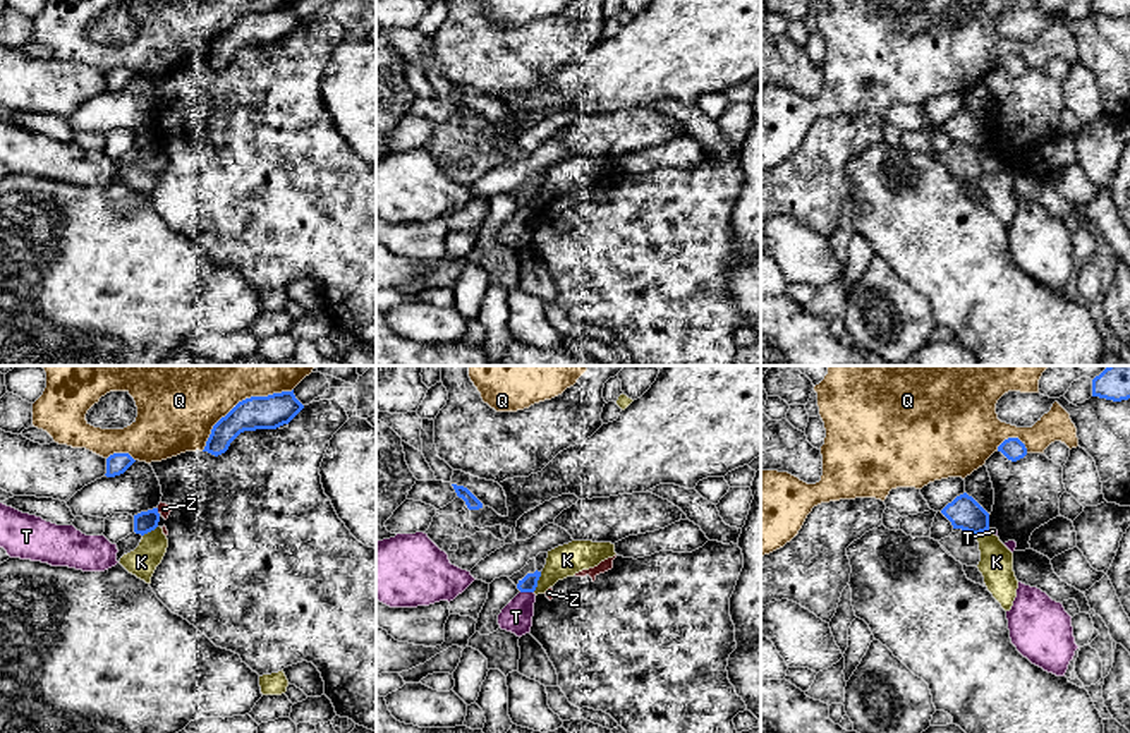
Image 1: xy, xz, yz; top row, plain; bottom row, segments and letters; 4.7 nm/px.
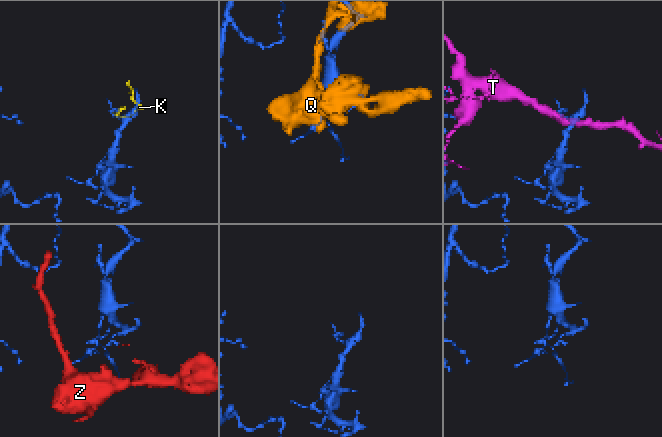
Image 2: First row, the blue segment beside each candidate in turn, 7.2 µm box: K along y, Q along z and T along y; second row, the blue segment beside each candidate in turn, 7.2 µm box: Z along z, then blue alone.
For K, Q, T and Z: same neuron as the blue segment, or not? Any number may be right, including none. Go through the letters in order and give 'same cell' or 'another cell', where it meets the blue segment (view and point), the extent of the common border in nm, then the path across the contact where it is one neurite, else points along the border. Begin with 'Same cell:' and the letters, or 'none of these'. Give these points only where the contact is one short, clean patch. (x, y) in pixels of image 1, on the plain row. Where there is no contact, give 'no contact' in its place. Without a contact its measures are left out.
Same cell: none of these
K: another cell; contact xz (536, 198); length 100 nm
Q: another cell; contact xy (243, 16); length 500 nm
T: another cell; contact xz (528, 206); length 60 nm
Z: another cell; contact xy (157, 127); length 30 nm

